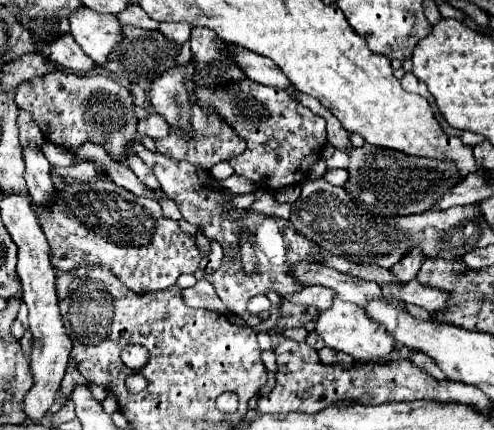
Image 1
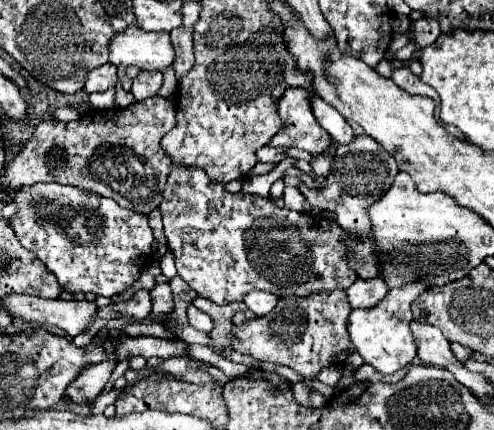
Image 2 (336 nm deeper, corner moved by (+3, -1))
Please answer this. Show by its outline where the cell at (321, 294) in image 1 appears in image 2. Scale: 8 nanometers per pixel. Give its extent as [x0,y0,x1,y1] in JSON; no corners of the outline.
[348,278,388,308]

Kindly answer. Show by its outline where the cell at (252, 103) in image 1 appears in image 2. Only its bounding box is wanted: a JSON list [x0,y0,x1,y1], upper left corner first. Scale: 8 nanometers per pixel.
[268,88,332,154]

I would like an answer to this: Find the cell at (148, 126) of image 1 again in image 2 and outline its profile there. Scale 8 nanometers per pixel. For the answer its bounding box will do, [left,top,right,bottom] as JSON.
[132,72,162,102]

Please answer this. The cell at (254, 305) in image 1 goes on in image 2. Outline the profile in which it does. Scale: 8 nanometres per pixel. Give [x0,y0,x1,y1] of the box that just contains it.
[244,290,278,316]

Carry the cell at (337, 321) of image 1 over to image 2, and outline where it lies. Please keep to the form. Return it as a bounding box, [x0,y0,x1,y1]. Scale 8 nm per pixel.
[348,282,430,374]

